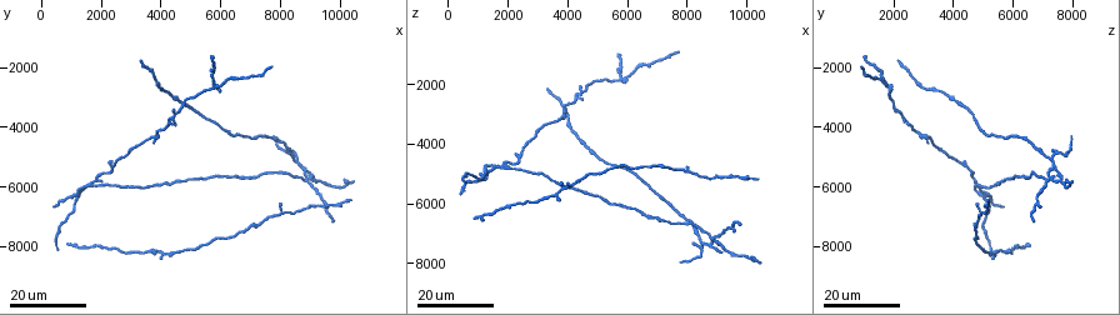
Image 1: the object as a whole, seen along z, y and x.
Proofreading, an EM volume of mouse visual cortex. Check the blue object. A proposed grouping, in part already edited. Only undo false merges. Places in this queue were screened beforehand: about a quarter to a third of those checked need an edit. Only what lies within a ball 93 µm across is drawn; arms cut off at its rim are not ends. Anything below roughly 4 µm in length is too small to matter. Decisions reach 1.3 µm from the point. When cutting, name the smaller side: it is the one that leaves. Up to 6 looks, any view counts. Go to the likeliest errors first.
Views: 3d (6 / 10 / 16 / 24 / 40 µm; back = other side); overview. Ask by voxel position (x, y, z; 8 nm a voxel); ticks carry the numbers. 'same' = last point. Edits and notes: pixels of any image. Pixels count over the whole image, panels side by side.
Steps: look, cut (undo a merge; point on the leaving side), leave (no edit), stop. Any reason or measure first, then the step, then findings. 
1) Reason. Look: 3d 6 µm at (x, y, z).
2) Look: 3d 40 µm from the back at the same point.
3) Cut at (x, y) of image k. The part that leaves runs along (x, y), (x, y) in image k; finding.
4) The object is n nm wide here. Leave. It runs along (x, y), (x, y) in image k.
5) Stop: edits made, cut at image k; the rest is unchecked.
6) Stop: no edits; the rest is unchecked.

Four arms meet. Look: 3d 24 µm at (1600, 6000, 4700).

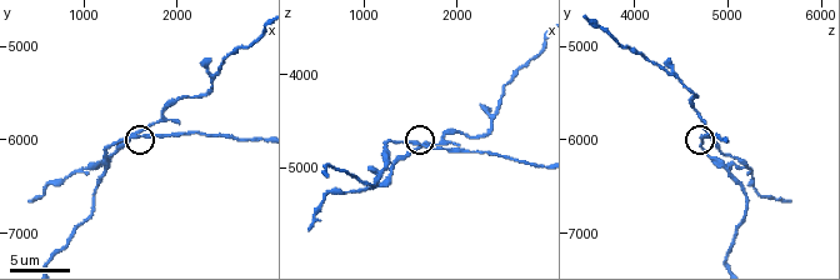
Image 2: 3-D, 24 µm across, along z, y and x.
Look: 3d 10 µm at (1600, 5900, 4750).

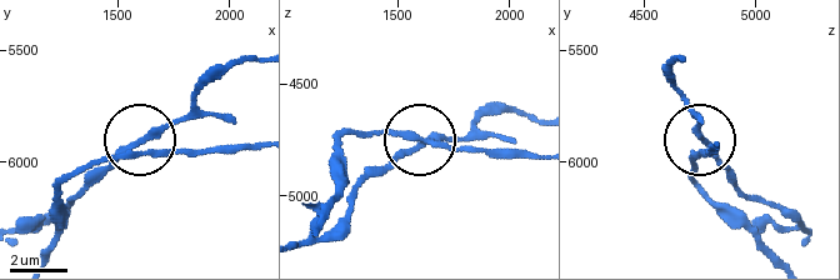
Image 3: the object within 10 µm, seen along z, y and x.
The object is 220 nm wide here. Leave. It runs along (538, 159), (425, 143), (485, 138) in image 3; one cell here.

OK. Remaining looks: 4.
Four-way junction. Look: 3d 24 µm at (8900, 5800, 7200).

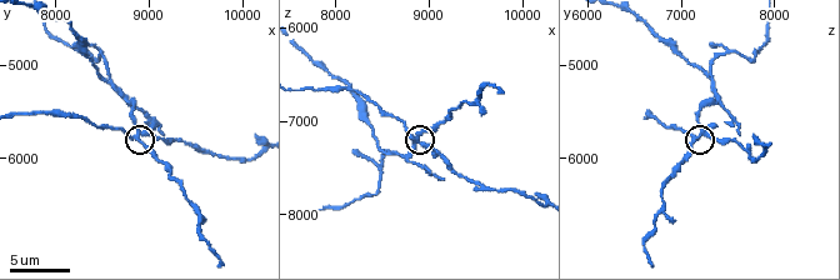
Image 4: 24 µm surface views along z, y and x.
Look: 3d 6 µm at (8950, 5700, 7250).

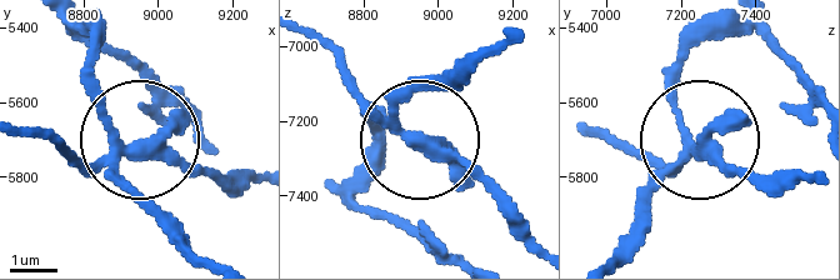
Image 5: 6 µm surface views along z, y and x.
The object is 250 nm wide here. Cut at (140, 200) of image 5. The part that leaves runs along (114, 146), (85, 26) in image 5; a second cell is stuck on.

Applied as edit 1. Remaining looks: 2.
Sudden change in width. Look: 3d 24 µm at (3800, 4300, 3200).

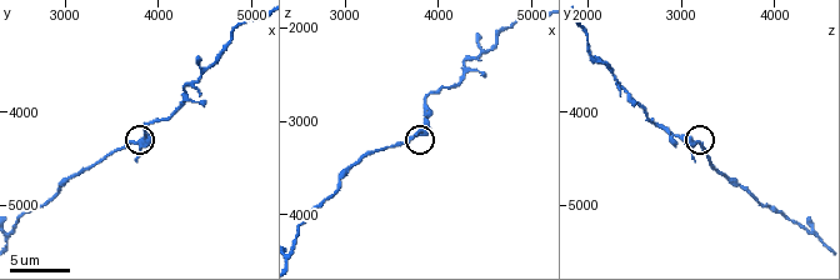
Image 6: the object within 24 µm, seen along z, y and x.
Look: 3d 6 µm at (3700, 4300, 3200).

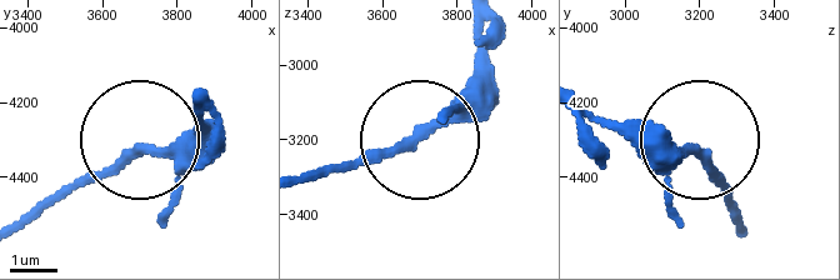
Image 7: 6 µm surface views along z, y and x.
The object is 200 nm wide here. Leave. It runs along (30, 223), (138, 151), (178, 146), (205, 128) in image 7; all the same cell.

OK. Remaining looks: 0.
Stop: edits made, cut at image 5; the rest is unchecked.

